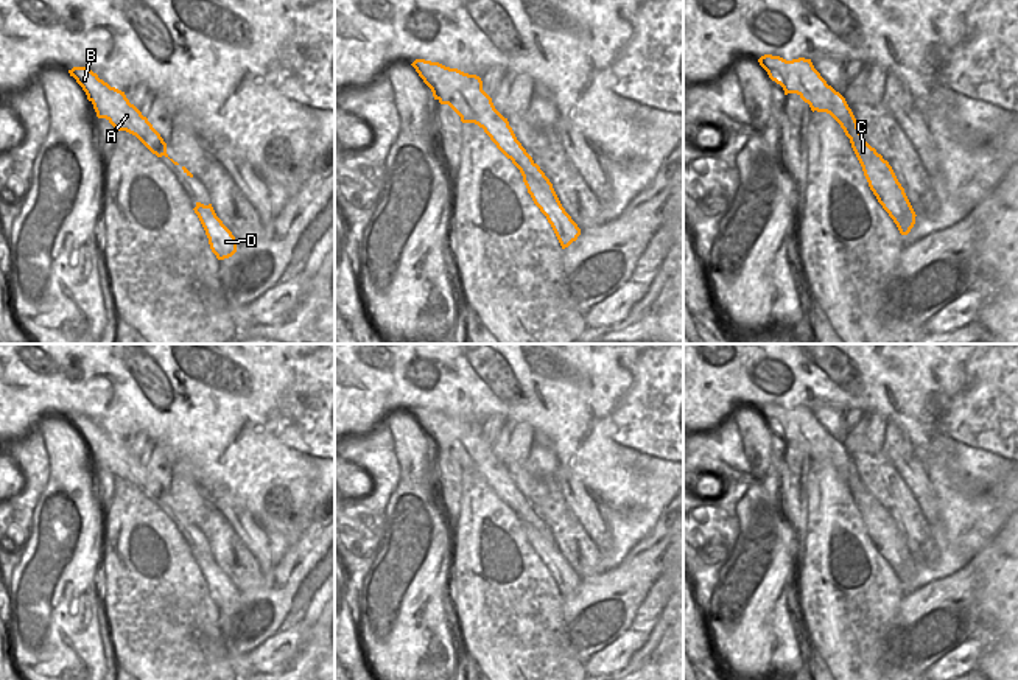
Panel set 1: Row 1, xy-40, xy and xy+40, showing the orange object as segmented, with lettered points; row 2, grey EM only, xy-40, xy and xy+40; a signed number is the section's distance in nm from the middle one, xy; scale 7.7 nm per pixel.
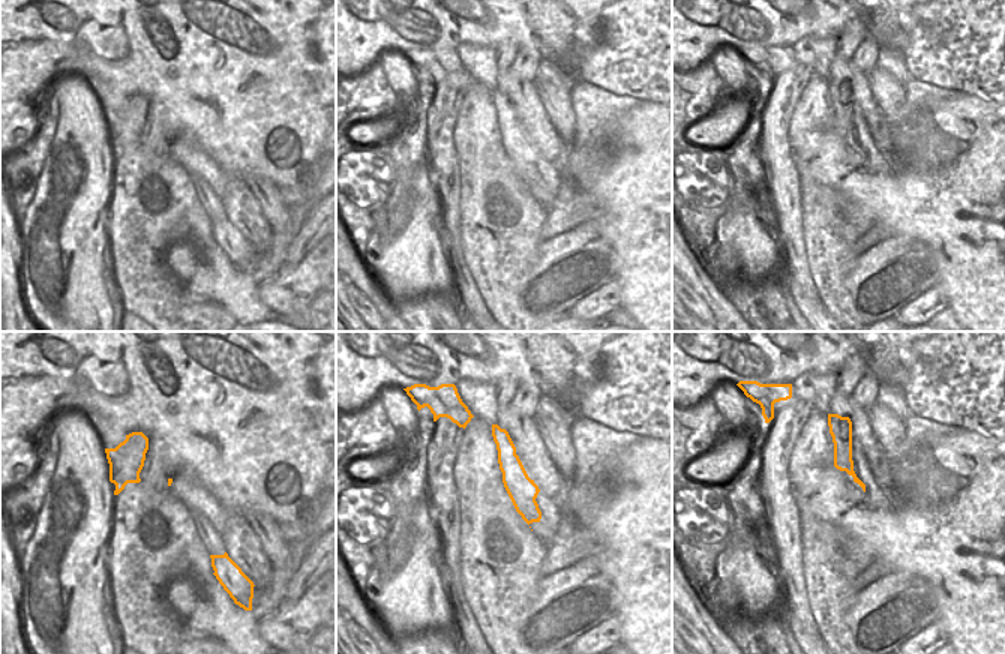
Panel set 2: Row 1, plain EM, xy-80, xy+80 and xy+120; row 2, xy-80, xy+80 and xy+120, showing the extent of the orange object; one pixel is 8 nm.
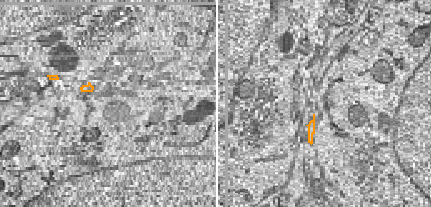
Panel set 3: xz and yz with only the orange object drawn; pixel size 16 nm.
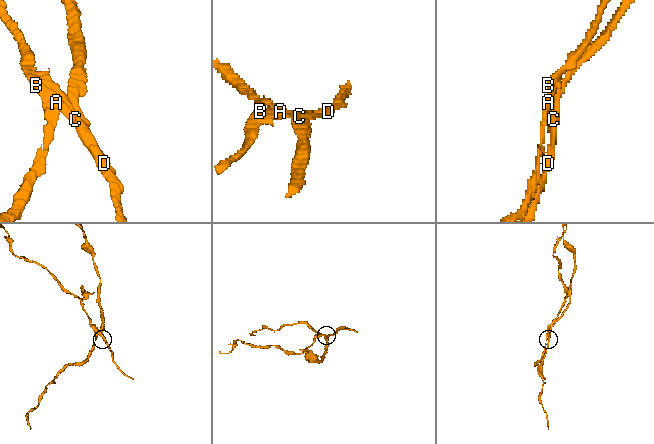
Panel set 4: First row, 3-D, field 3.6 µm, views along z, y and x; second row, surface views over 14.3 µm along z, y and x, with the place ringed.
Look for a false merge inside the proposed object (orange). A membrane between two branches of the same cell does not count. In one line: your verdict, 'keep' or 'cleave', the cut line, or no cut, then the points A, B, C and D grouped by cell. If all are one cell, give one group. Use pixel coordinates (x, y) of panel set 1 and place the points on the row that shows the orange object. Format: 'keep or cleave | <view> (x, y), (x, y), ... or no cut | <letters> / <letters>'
cleave | xy (520, 168), (539, 179), (545, 178) | A B / C D

